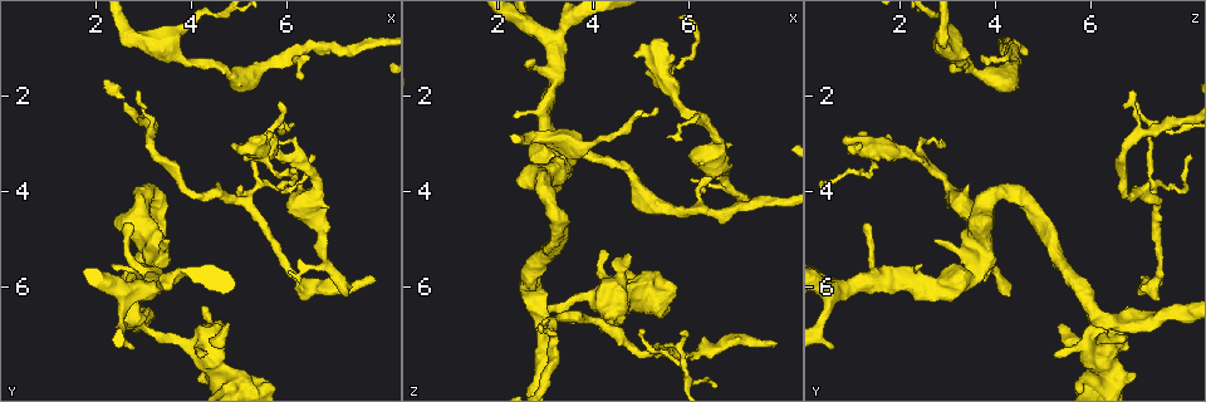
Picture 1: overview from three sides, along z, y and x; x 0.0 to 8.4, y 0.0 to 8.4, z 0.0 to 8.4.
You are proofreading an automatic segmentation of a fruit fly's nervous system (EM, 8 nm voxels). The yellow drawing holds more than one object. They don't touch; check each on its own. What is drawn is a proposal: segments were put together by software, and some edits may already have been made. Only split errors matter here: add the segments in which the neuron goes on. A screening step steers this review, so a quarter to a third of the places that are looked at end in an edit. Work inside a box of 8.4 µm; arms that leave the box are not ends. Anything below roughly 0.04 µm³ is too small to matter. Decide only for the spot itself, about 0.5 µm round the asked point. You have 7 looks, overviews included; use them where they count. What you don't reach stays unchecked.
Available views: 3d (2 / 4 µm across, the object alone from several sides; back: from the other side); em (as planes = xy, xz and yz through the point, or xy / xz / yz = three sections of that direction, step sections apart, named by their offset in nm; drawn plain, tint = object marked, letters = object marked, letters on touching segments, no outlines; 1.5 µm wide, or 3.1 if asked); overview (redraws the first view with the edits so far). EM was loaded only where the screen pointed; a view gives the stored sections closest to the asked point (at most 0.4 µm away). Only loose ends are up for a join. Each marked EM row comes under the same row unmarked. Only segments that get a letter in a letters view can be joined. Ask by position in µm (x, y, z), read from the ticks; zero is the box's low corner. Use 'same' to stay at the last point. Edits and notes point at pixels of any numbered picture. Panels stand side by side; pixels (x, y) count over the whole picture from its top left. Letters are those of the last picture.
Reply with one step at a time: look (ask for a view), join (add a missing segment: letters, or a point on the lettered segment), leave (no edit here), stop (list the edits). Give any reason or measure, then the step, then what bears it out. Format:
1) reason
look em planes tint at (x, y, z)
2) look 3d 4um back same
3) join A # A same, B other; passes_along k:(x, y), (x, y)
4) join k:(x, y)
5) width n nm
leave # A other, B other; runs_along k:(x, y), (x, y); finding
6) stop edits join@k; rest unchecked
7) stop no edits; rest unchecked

branch stops here
look em xy step 8 tint at (7.80, 5.80, 7.15)

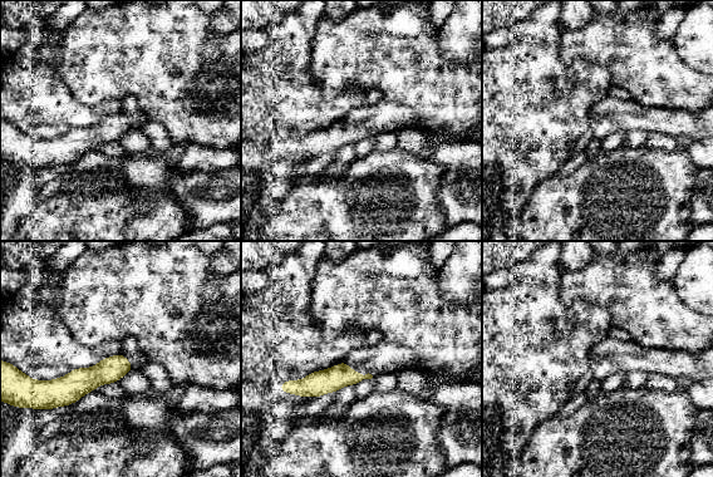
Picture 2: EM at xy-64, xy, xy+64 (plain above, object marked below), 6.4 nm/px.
cut it another way
look em yz step 8 letters same

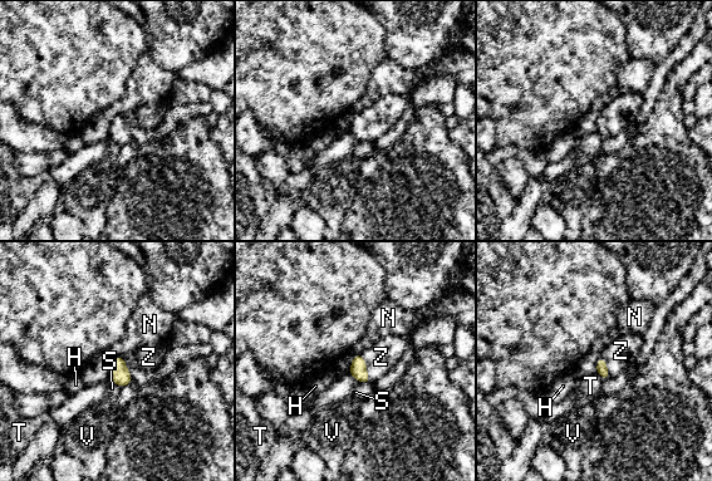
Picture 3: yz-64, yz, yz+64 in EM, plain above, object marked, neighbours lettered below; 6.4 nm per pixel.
join Z # H other, N other, S other, T other, V other, Z same; passes_along 3:(358, 369), (366, 367), (381, 357); it goes on there

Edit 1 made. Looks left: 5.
look overview

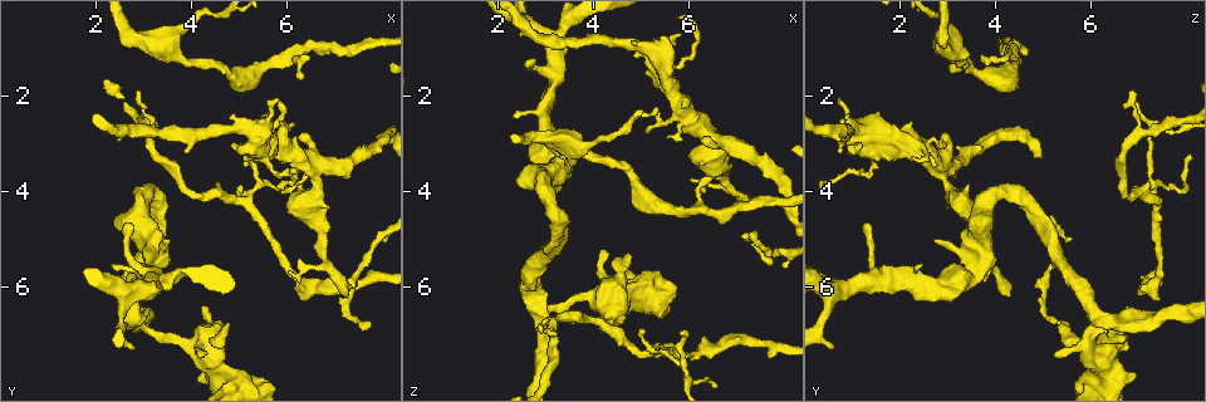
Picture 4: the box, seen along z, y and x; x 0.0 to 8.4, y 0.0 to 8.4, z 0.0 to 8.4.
tapers out
look em xy step 8 letters at (4.25, 6.40, 6.70)

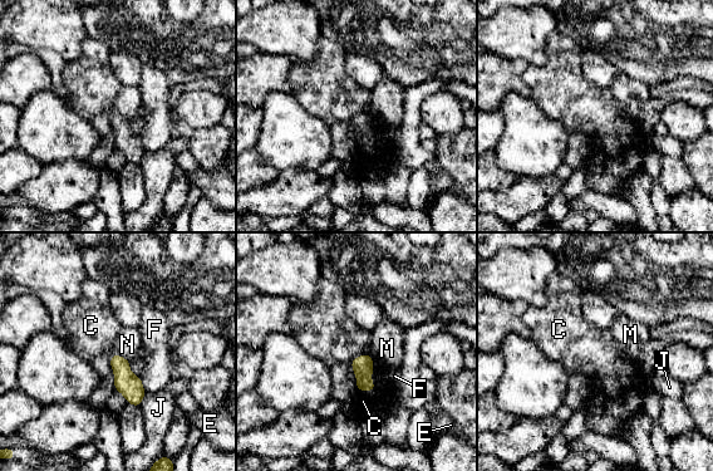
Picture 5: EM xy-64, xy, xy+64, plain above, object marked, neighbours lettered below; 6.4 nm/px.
another direction
look em planes letters same

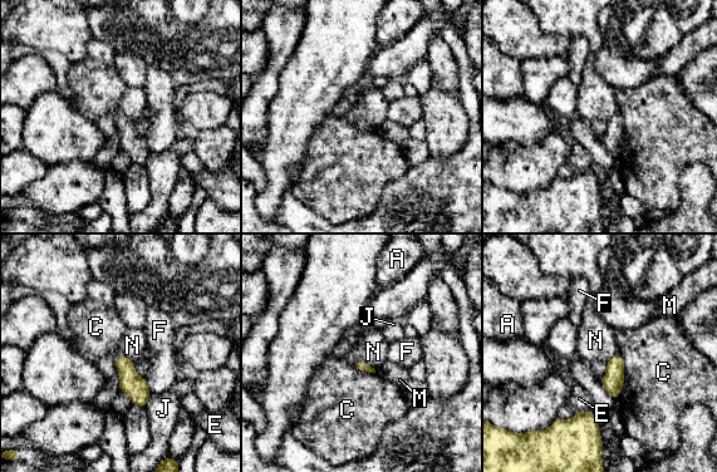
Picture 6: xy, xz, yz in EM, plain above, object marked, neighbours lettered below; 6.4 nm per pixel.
leave # A other, C other, E other, F other, J other, M other, N other; border 6:(116, 355), (123, 355), (134, 362); no lettered segment goes on from it

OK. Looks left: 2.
stop edits join@3; rest unchecked

